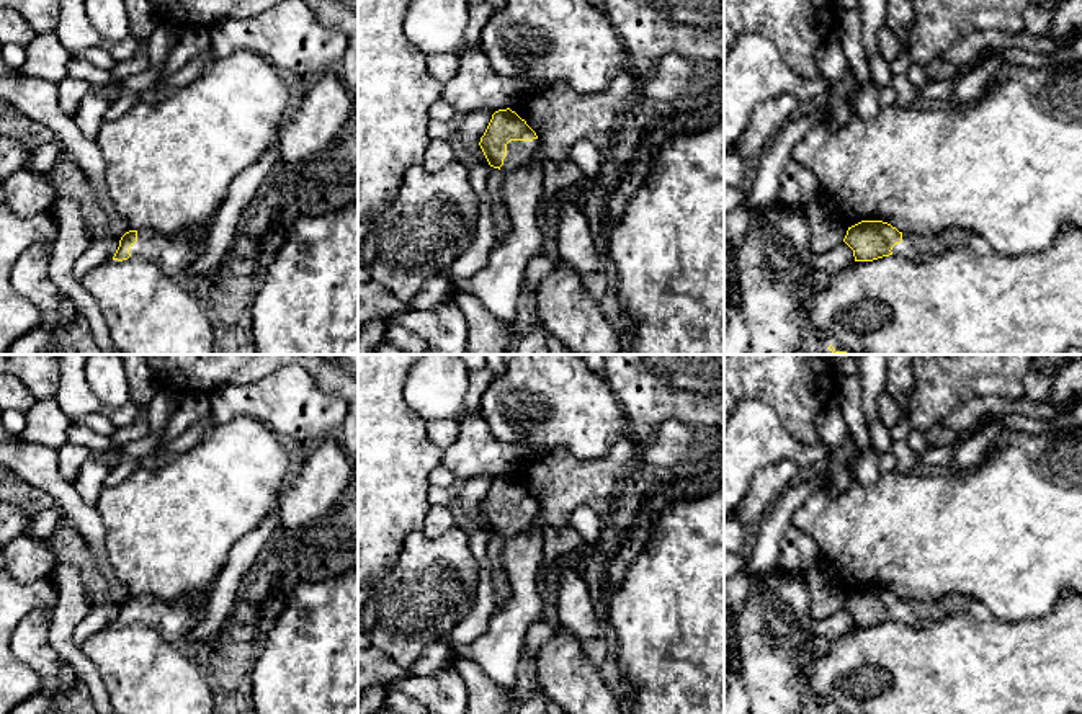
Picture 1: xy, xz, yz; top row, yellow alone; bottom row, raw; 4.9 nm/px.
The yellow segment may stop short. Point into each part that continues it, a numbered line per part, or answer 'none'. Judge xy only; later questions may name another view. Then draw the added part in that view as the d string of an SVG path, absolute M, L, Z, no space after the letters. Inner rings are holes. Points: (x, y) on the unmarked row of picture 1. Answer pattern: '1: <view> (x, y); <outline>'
1: xy (174, 621); M209 587L198 596L198 606L163 603L152 596L137 596L137 608L131 611L131 623L142 623L162 634L175 645L183 645L188 632L198 626L206 613Z

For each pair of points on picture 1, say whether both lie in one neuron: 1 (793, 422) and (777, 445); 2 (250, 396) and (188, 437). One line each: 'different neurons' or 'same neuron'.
1: different neurons
2: different neurons

